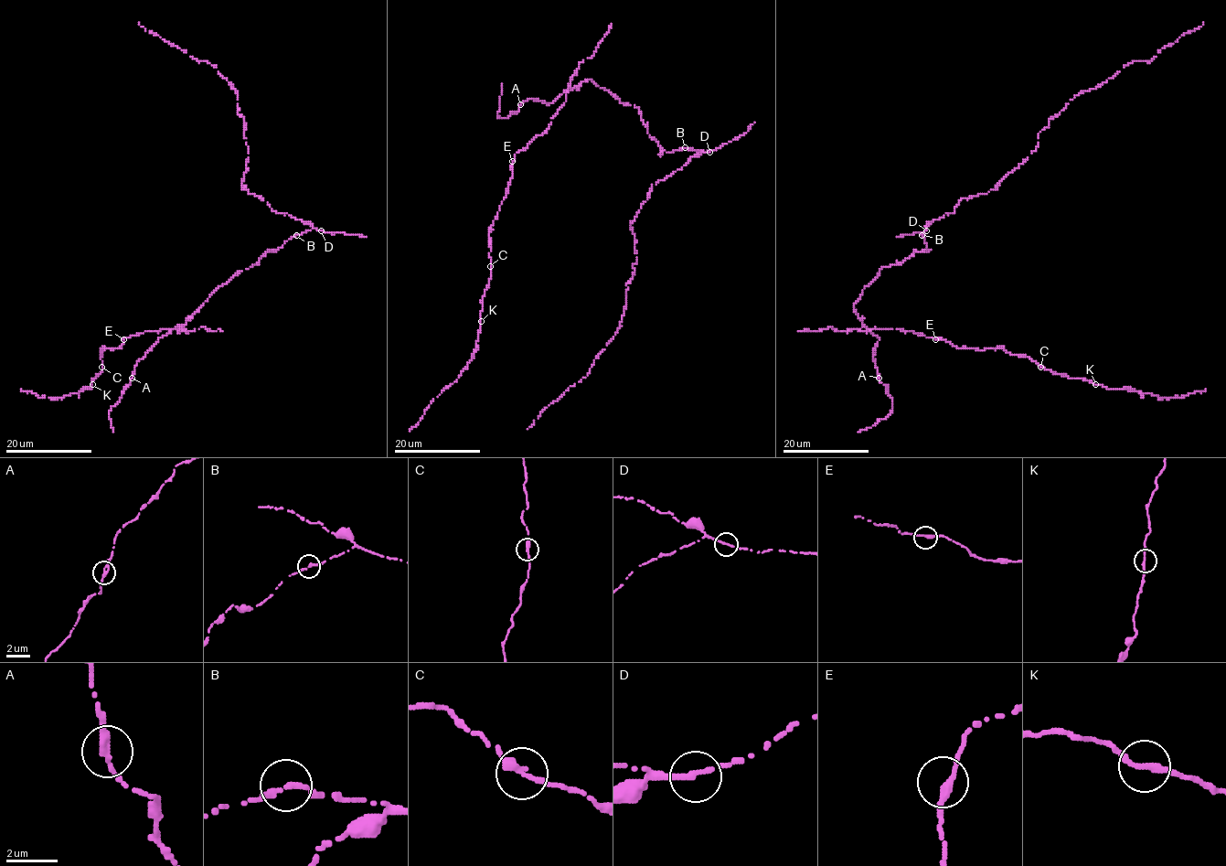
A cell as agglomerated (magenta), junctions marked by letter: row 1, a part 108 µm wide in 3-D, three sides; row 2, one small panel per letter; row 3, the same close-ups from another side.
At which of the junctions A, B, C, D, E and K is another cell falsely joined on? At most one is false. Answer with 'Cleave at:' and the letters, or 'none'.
Cleave at: none

